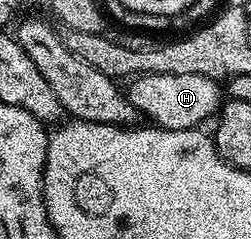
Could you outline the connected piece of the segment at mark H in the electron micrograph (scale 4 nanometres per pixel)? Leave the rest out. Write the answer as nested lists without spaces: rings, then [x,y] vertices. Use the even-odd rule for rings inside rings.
[[[144,73],[133,78],[133,80],[129,82],[129,85],[130,89],[128,88],[128,96],[130,102],[132,103],[132,107],[137,109],[143,118],[147,117],[147,119],[150,120],[147,122],[153,123],[155,126],[157,126],[157,128],[160,129],[193,129],[195,127],[201,126],[203,124],[201,121],[206,121],[209,119],[209,117],[211,120],[211,118],[217,114],[224,101],[224,93],[222,97],[221,91],[218,90],[219,82],[213,77],[205,77],[204,75],[160,75],[159,73]]]

